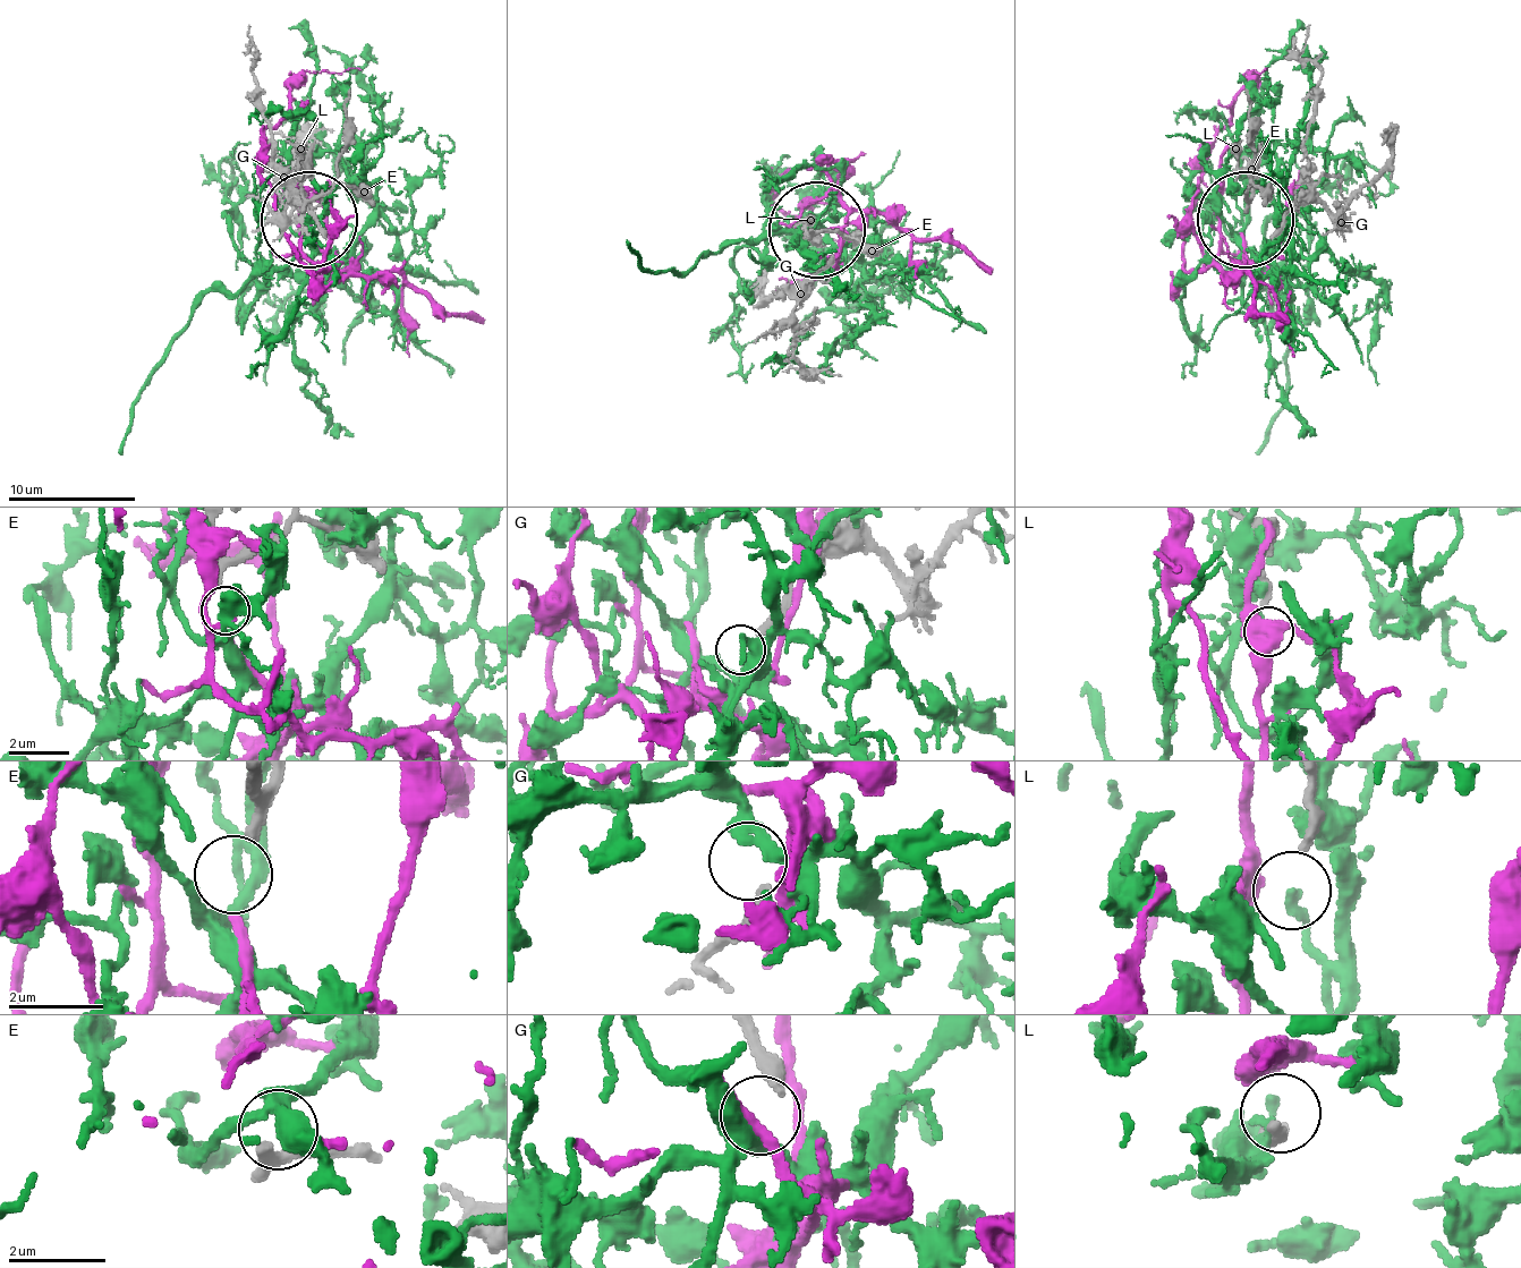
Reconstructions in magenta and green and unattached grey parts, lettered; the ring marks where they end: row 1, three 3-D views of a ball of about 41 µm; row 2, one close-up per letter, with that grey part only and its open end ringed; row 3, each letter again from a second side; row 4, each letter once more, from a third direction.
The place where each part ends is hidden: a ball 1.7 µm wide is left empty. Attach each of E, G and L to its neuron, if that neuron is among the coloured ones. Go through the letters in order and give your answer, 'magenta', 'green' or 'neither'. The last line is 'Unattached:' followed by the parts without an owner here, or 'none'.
E: magenta
G: green
L: neither
Unattached: L

